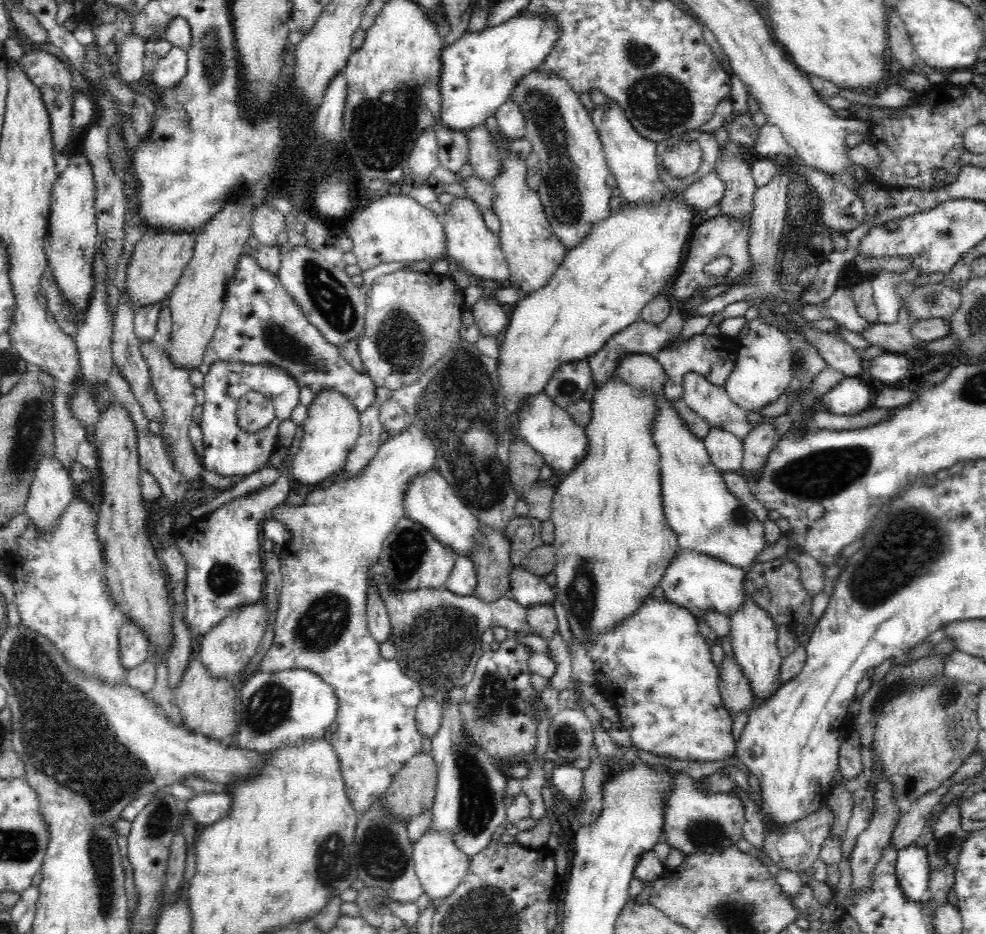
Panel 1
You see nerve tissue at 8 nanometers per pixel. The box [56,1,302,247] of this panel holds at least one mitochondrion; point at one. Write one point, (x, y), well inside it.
(212, 59)

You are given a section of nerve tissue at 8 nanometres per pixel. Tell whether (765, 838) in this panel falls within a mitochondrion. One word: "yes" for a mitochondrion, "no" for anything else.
no

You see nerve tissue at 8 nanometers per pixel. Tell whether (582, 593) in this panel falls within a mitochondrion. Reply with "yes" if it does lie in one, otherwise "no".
yes

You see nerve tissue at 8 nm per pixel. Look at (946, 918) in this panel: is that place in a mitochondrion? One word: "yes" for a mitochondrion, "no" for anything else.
no

